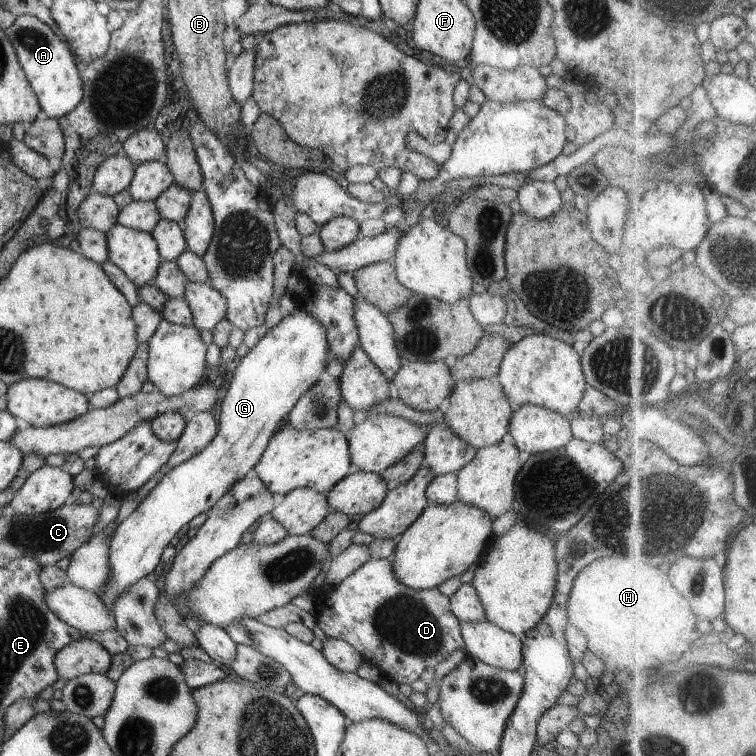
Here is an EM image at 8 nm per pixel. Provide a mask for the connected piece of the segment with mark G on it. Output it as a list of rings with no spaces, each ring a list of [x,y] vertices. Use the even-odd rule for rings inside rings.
[[[300,306],[292,312],[284,315],[282,321],[270,328],[259,342],[250,349],[250,352],[241,358],[240,363],[234,370],[234,375],[228,391],[222,402],[220,402],[220,418],[218,418],[218,432],[214,440],[204,450],[196,453],[190,460],[177,464],[160,478],[160,482],[152,488],[152,492],[139,502],[138,507],[115,528],[110,542],[110,578],[104,586],[104,604],[108,608],[114,606],[114,598],[124,594],[130,584],[146,578],[156,570],[156,566],[162,562],[160,556],[164,548],[170,544],[170,540],[178,534],[182,526],[186,526],[199,514],[207,512],[232,488],[233,484],[240,482],[248,472],[252,471],[262,452],[274,433],[284,424],[288,412],[301,396],[304,396],[326,372],[328,364],[328,340],[326,330],[316,316],[312,316],[308,310]]]

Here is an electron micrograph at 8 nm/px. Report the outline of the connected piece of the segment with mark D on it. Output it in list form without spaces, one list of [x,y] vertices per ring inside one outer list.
[[[371,558],[334,587],[332,594],[322,595],[318,600],[316,619],[326,637],[350,643],[366,662],[374,664],[380,670],[383,677],[398,685],[411,685],[420,679],[425,670],[436,668],[453,651],[464,649],[464,640],[461,622],[452,614],[449,598],[438,587],[424,590],[408,588],[396,578],[391,561],[392,559]]]

